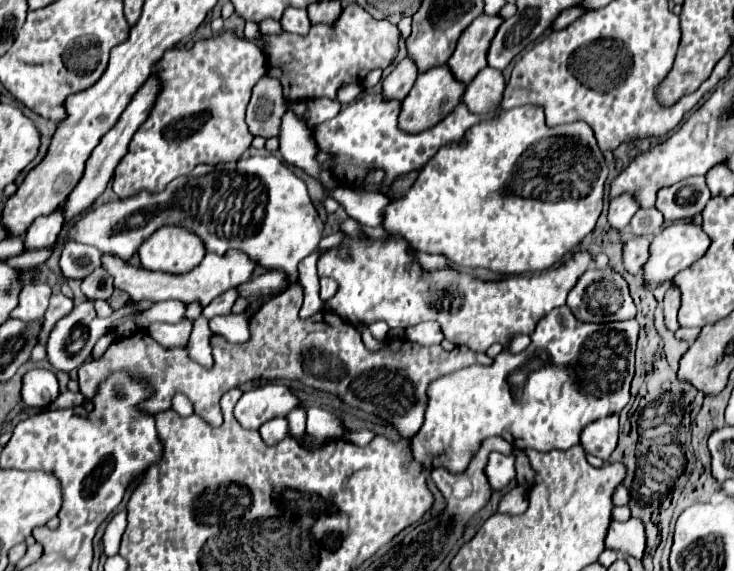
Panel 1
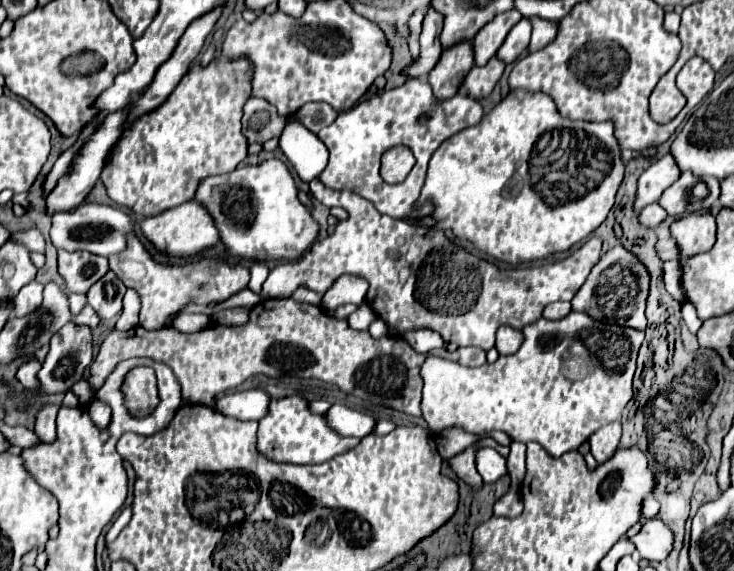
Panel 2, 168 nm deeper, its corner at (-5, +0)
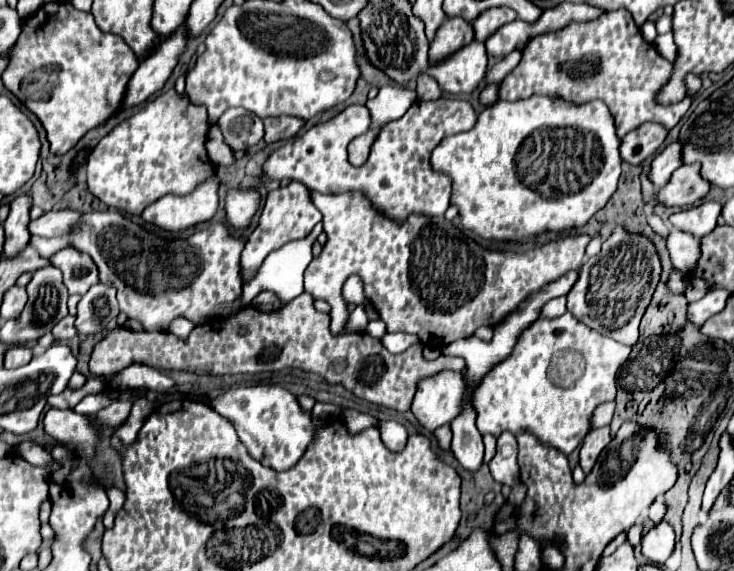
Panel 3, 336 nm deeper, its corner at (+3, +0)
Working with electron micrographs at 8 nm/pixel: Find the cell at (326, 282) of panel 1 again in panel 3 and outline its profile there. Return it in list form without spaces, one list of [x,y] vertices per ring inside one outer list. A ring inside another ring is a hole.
[[[355,274],[345,280],[341,294],[343,294],[343,300],[345,300],[347,304],[359,306],[359,304],[365,304],[365,302],[367,302],[367,300],[365,300],[365,294],[363,294],[363,282],[361,282],[361,278],[357,278]]]

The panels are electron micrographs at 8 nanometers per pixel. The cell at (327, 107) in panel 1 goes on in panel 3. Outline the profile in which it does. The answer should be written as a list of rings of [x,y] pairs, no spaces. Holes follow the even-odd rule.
[[[277,116],[277,118],[265,118],[265,136],[263,140],[267,144],[289,140],[303,130],[305,120],[303,118],[289,118],[289,116]]]

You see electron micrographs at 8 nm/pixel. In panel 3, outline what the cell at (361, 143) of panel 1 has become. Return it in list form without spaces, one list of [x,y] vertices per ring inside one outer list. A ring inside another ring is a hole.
[[[437,98],[413,102],[413,106],[397,120],[383,126],[371,146],[369,160],[363,166],[351,166],[347,160],[347,144],[369,130],[367,106],[347,106],[327,122],[313,124],[301,136],[277,148],[265,162],[265,174],[271,180],[297,180],[321,194],[361,192],[369,196],[371,206],[395,222],[405,222],[411,214],[443,216],[449,208],[451,180],[445,174],[433,172],[429,156],[433,148],[451,134],[469,130],[477,120],[473,106],[467,100]]]

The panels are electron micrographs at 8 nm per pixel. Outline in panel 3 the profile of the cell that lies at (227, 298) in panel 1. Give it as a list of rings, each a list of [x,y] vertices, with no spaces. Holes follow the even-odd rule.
[[[89,212],[83,214],[81,232],[59,238],[33,236],[29,244],[43,258],[49,258],[65,246],[75,246],[91,254],[101,272],[99,280],[117,288],[121,312],[141,322],[147,332],[165,332],[177,316],[201,324],[211,316],[231,316],[241,308],[241,304],[237,304],[243,286],[239,256],[245,246],[245,236],[231,234],[225,224],[213,222],[189,238],[163,240],[157,234],[145,232],[119,212]]]

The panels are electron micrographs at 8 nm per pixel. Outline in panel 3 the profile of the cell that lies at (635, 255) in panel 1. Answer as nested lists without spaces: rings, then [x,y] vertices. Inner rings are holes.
[[[675,228],[671,230],[671,234],[667,238],[667,250],[669,250],[673,266],[681,272],[691,272],[701,254],[699,240],[693,238],[691,234],[675,230]]]

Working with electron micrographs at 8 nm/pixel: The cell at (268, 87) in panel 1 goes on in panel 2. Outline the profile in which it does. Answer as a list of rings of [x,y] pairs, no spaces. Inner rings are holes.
[[[249,98],[243,106],[243,134],[249,142],[263,144],[265,140],[273,136],[281,136],[285,128],[285,118],[269,106],[269,102],[263,102],[261,98]]]

